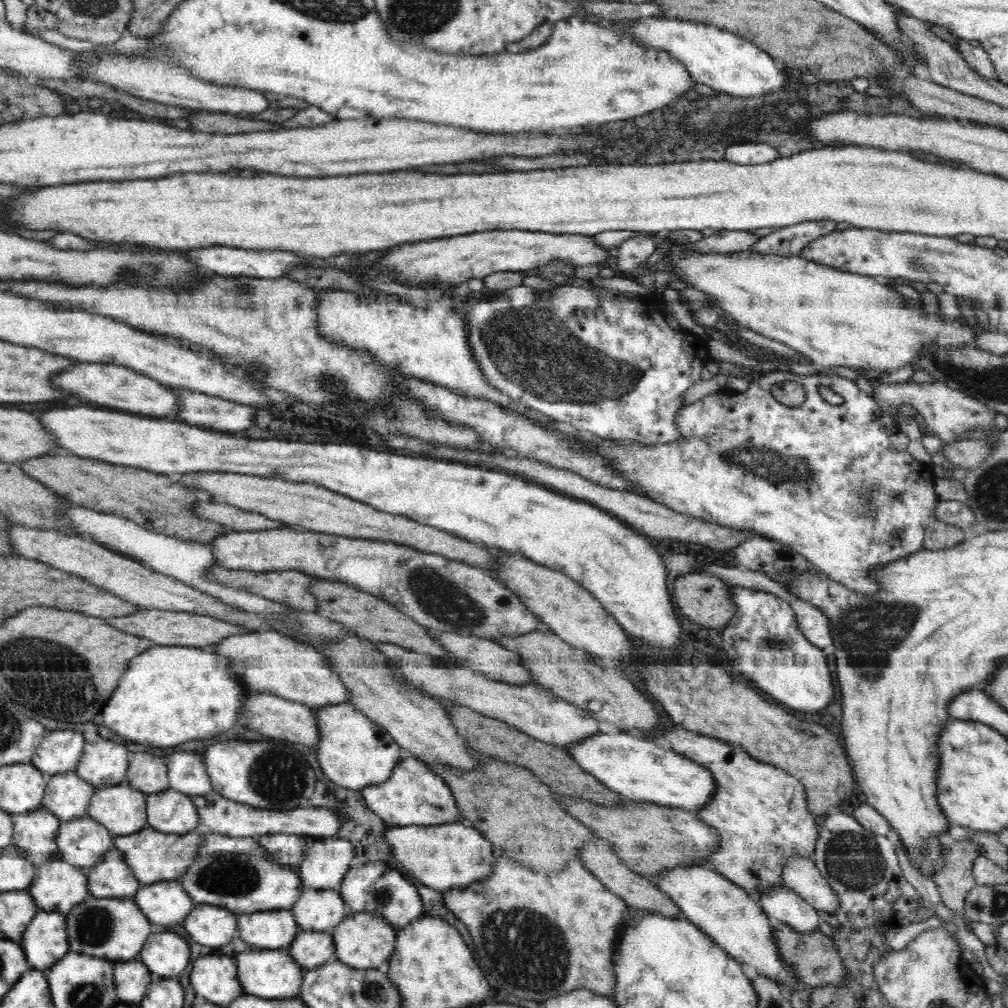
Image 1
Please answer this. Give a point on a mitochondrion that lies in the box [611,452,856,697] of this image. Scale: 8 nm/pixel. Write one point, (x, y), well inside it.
(777, 646)

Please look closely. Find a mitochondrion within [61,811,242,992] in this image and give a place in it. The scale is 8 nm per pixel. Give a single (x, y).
(86, 925)

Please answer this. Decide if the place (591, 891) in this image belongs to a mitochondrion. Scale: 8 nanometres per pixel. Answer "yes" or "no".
no

